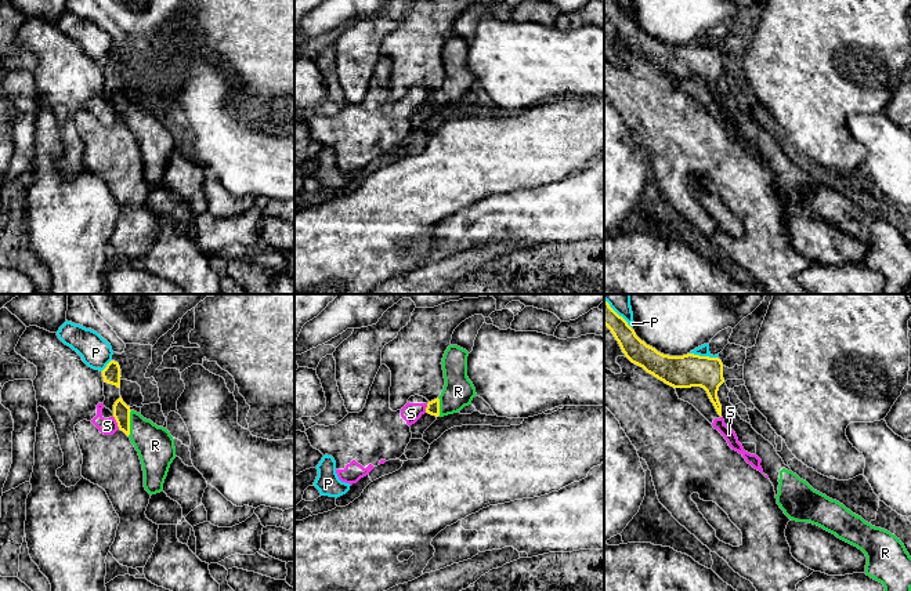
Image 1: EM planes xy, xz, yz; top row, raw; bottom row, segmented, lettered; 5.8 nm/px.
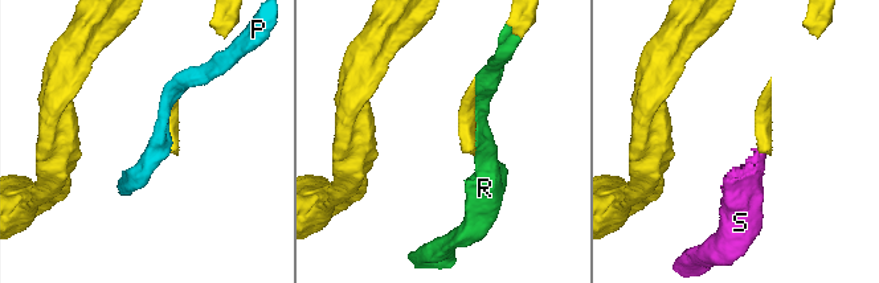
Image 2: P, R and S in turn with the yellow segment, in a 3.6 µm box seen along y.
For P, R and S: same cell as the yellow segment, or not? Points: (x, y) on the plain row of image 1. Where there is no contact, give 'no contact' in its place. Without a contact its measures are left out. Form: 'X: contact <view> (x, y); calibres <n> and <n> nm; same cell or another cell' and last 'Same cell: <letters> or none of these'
P: contact yz (704, 47); calibres 190 and 60 nm; another cell
R: contact xy (129, 113); calibres 100 and 220 nm; same cell
S: contact xy (116, 112); calibres 100 and 100 nm; another cell
Same cell: R

